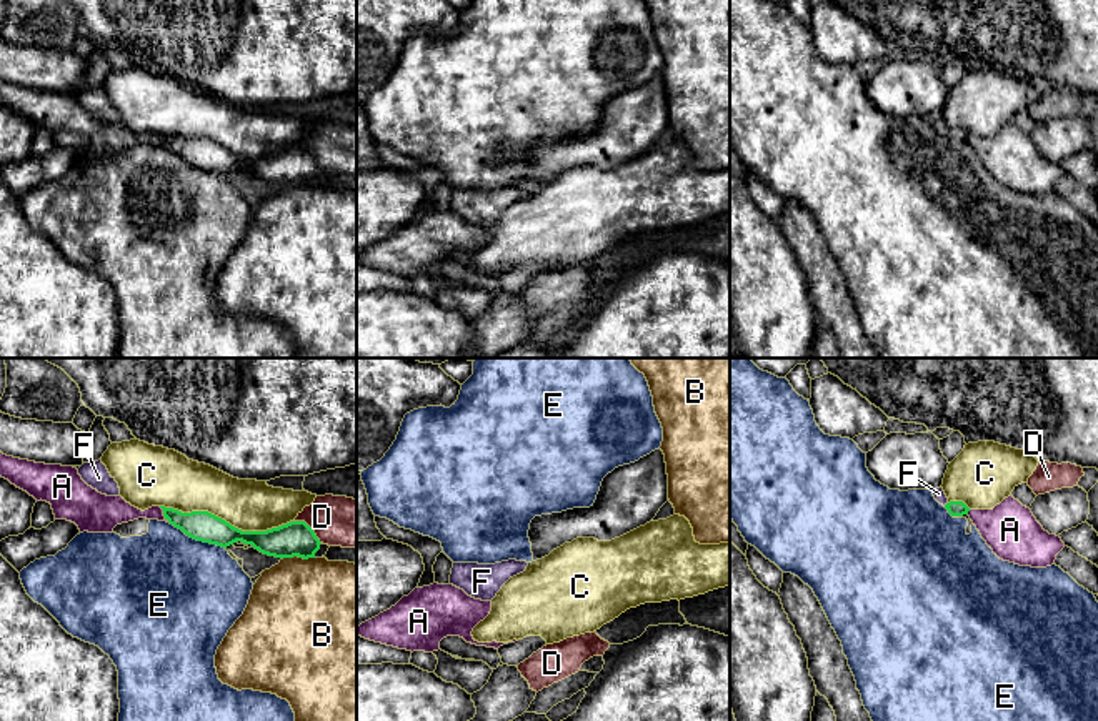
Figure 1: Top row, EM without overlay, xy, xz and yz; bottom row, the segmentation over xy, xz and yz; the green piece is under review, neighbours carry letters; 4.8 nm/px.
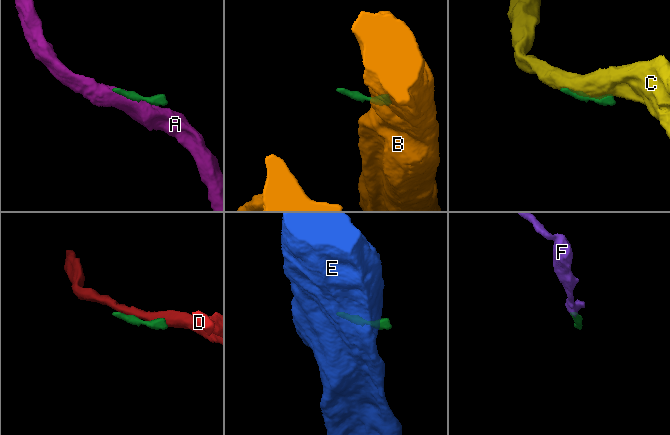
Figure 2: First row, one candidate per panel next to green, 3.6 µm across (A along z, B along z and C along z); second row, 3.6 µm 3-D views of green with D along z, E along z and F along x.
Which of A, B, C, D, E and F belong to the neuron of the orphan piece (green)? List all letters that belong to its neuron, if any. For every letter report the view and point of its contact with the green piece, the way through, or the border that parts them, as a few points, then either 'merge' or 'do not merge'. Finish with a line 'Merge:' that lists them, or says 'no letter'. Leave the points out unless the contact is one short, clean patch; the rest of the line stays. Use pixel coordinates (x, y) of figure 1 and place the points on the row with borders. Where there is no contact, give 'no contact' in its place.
A: contact xy (164, 515); border xy (159, 507), (169, 522); do not merge
B: contact xy (297, 555); border xy (314, 556), (289, 556), (282, 560); do not merge
C: contact xy (225, 522); do not merge
D: contact xy (310, 528); border xy (295, 520), (302, 520), (320, 543); do not merge
E: contact xy (197, 540); border xy (169, 522), (197, 540), (224, 548); do not merge
F: no contact; merge
Merge: F

